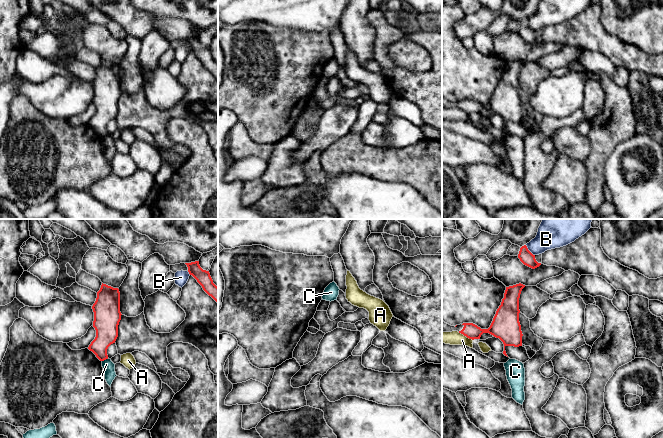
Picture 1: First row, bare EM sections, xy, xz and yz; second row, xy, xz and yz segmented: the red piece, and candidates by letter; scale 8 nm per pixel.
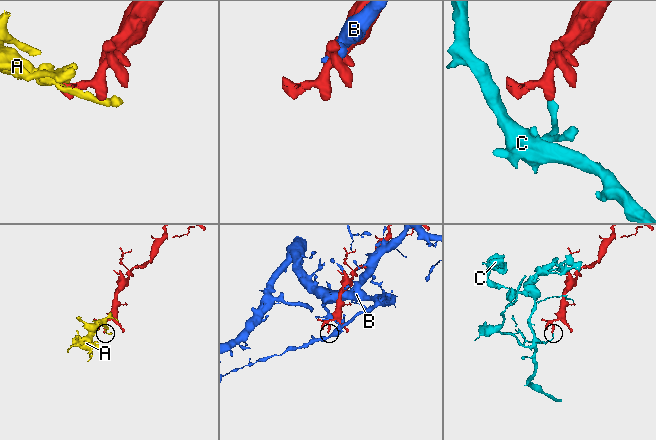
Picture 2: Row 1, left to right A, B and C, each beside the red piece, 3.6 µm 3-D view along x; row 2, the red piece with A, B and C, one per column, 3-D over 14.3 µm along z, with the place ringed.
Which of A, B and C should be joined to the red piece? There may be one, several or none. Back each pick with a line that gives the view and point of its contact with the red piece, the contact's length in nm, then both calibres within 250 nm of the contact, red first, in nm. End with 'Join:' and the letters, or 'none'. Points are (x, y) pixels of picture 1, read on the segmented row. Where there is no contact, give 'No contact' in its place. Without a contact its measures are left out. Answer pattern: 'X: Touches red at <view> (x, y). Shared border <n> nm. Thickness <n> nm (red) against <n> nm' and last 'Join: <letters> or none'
Join: none

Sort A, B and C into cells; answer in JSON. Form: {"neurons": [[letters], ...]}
{"neurons": [["A"], ["B"], ["C"]]}

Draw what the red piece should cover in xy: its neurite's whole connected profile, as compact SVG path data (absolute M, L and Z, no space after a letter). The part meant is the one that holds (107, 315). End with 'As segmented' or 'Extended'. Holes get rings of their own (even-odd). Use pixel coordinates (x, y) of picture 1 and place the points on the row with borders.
M102 283L92 309L94 312L93 327L96 330L96 337L88 349L100 361L104 361L108 359L108 347L115 343L118 337L118 325L122 315L120 312L119 289Z. As segmented

